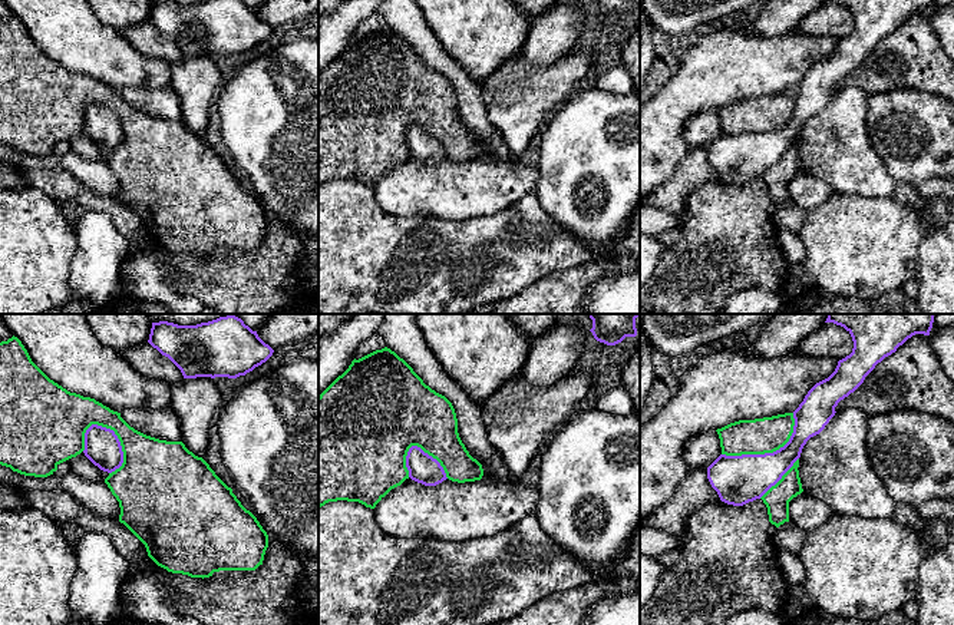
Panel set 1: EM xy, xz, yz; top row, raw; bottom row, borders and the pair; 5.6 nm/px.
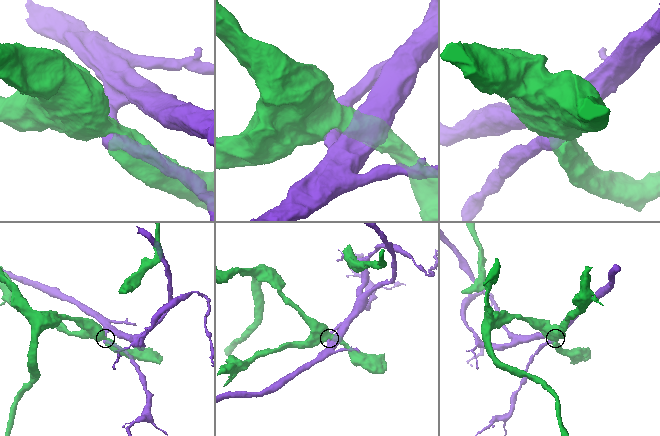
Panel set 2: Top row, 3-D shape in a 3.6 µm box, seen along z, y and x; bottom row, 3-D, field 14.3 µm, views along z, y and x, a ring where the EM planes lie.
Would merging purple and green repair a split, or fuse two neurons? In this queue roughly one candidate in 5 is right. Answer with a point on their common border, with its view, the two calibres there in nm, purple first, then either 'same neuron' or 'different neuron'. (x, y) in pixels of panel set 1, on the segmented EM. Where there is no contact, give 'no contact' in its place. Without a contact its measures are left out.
xy (119, 443) | 200/360 nm | different neuron

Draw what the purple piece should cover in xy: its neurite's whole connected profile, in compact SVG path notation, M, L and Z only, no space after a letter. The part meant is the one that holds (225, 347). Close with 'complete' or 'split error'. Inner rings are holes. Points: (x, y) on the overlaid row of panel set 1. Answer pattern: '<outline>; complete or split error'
M235 315L197 325L152 323L148 343L168 357L184 378L237 378L265 363L274 350Z; complete

